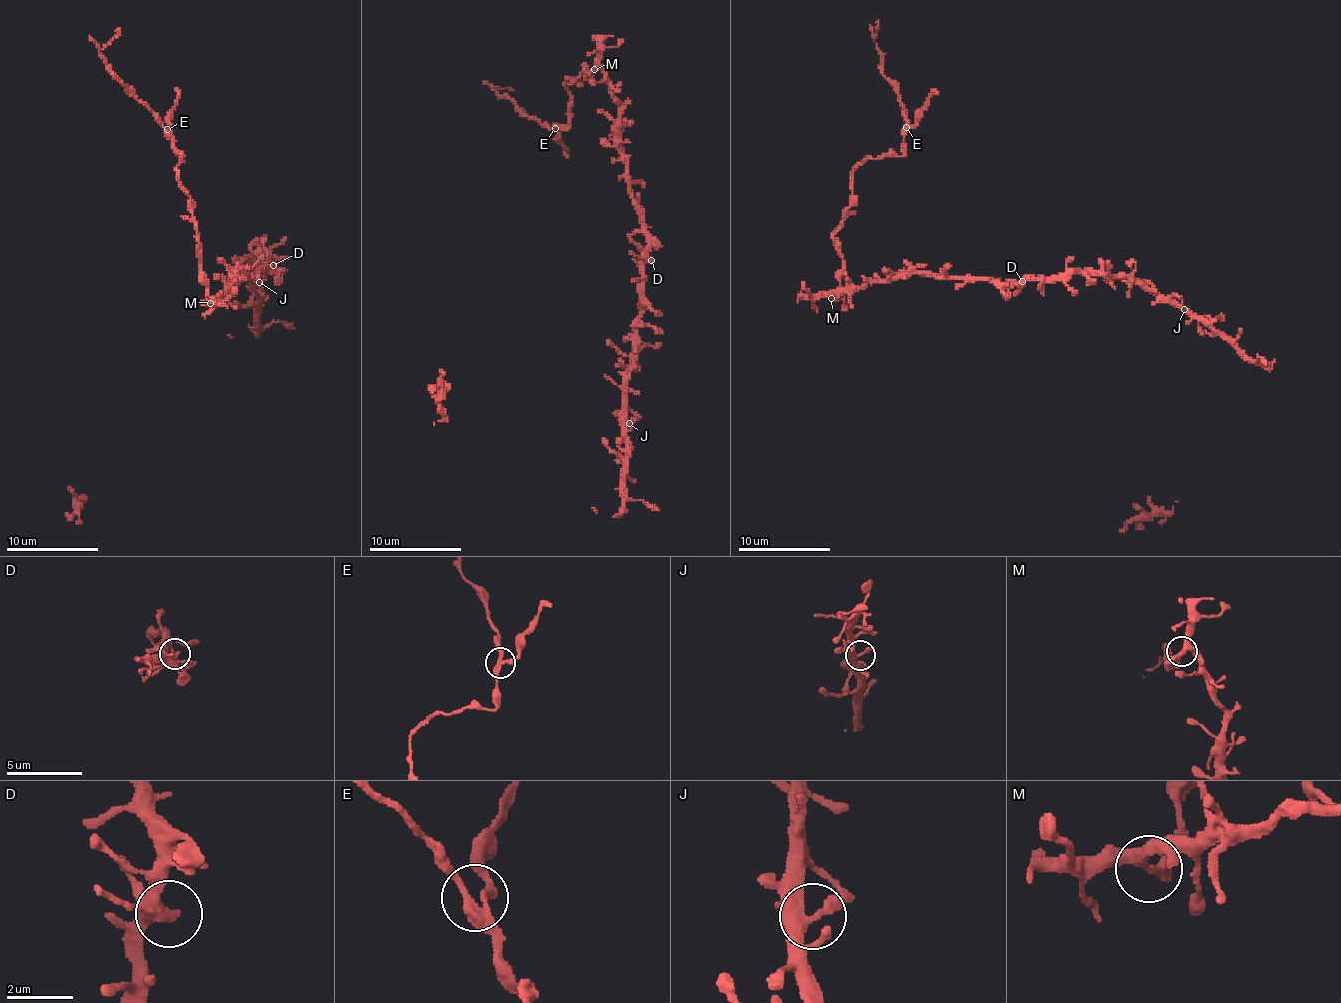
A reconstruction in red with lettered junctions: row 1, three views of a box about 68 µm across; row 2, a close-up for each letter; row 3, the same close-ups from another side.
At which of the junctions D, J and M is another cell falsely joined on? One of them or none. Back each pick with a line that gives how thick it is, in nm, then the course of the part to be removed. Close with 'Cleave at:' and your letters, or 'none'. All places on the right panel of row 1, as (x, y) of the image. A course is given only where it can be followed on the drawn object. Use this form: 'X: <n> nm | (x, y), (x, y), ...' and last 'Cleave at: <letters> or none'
M: 340 nm | (831, 299), (853, 172), (903, 154), (907, 110), (883, 73), (878, 20)
Cleave at: M

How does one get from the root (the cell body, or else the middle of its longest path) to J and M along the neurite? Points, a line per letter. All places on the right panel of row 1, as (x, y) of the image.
J: (1032, 278), (1066, 278), (1071, 273), (1131, 275), (1157, 293), (1175, 300), (1184, 309)
M: (1032, 278), (1018, 283), (994, 283), (913, 273), (848, 286), (837, 290), (831, 299)

